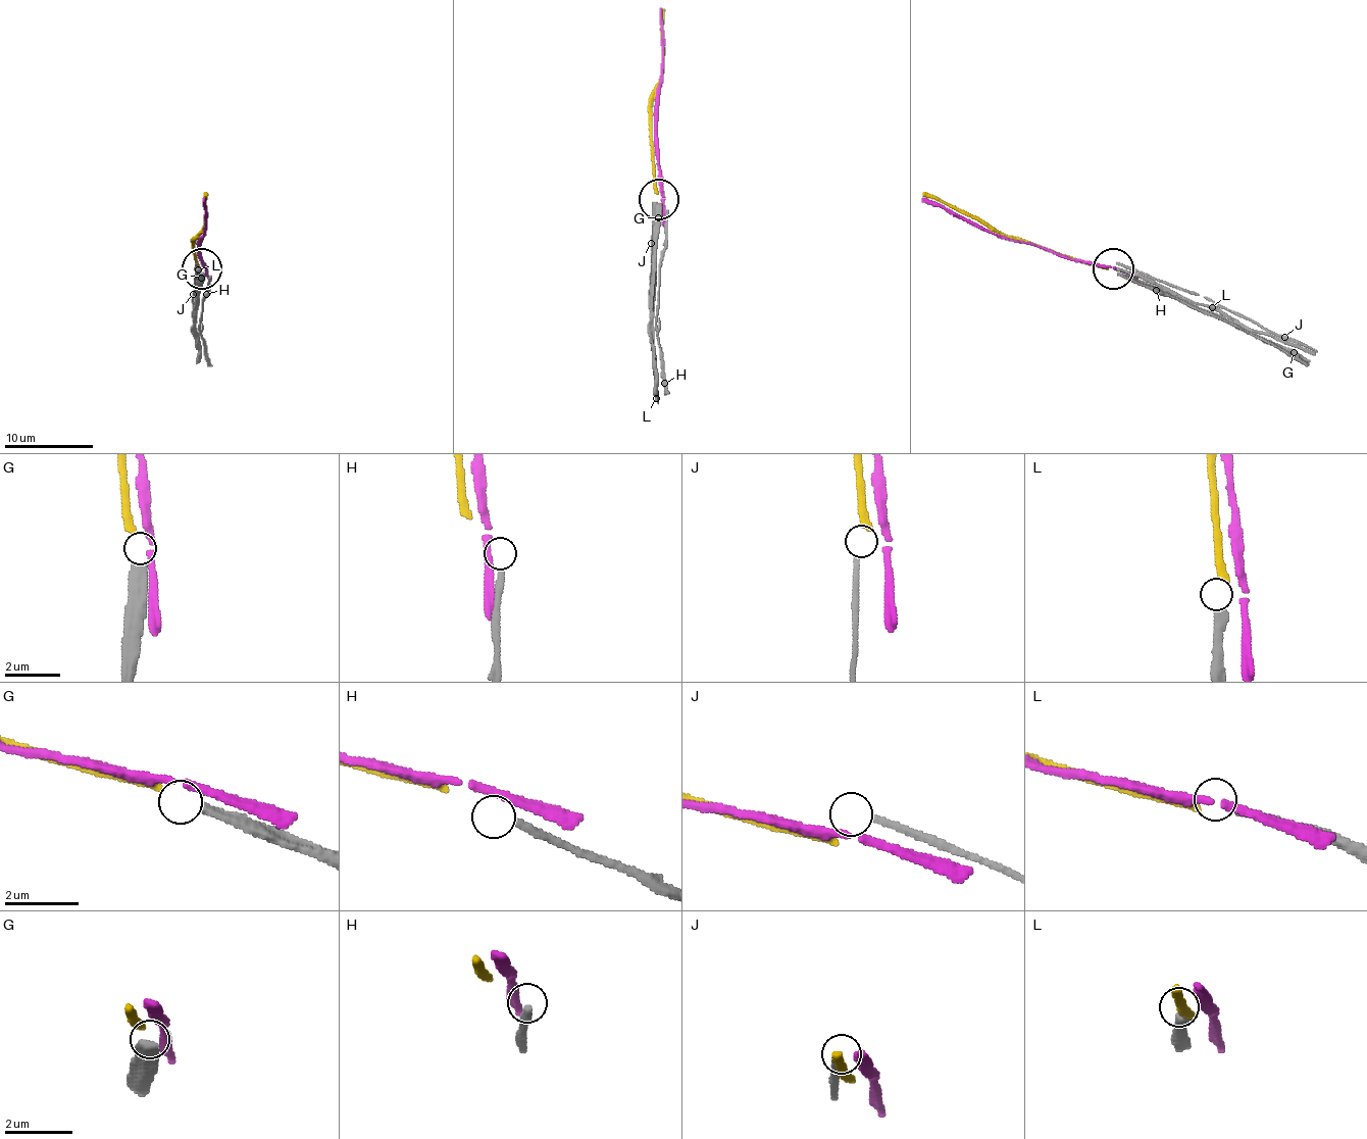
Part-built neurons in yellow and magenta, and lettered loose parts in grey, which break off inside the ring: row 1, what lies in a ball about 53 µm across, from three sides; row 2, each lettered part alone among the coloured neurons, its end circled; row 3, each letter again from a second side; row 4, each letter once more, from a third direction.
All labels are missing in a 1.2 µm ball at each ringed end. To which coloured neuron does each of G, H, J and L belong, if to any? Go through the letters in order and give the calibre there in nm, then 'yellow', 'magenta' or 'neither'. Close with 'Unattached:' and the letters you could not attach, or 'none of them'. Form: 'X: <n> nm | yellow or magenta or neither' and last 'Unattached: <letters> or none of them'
G: 360 nm | neither
H: 220 nm | neither
J: 180 nm | neither
L: 300 nm | neither
Unattached: G, H, J, L

